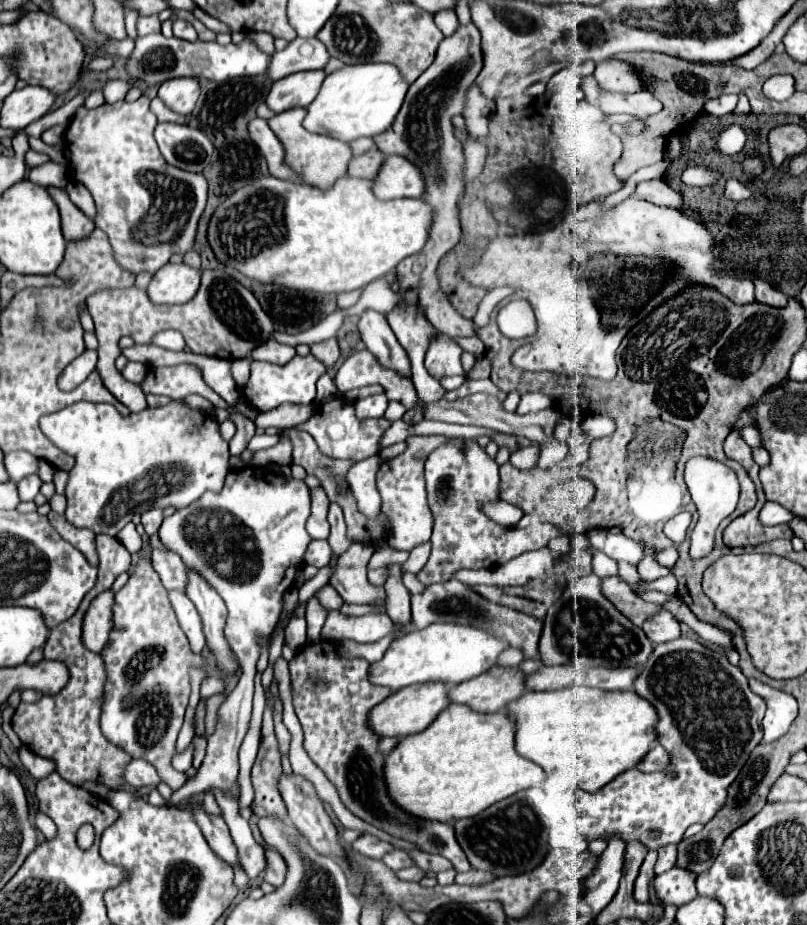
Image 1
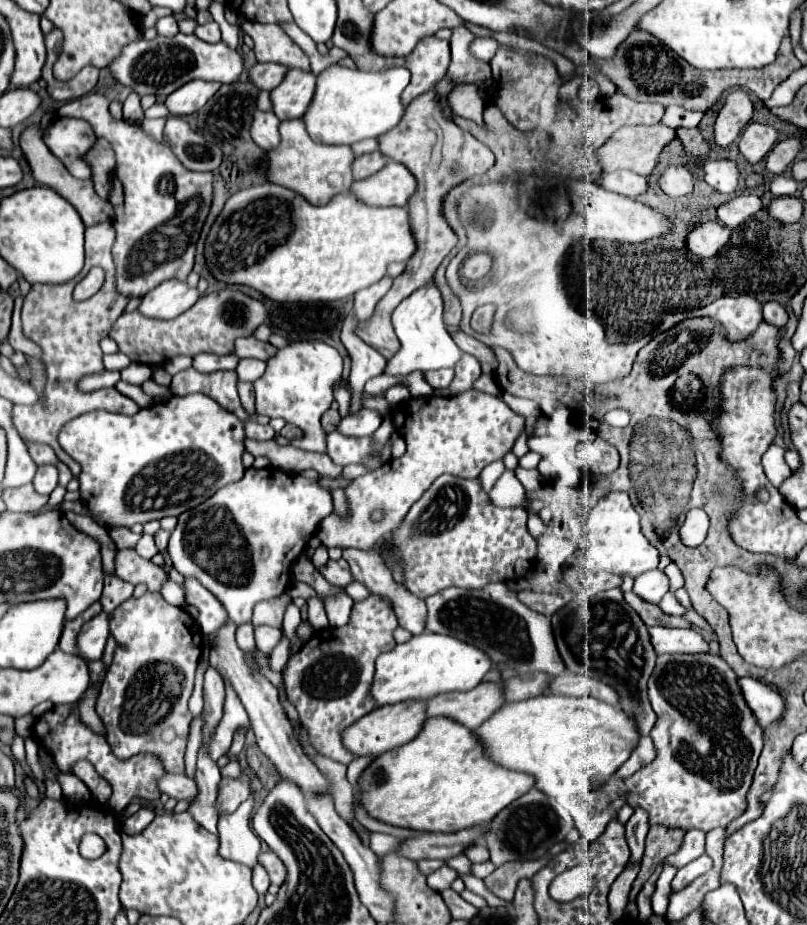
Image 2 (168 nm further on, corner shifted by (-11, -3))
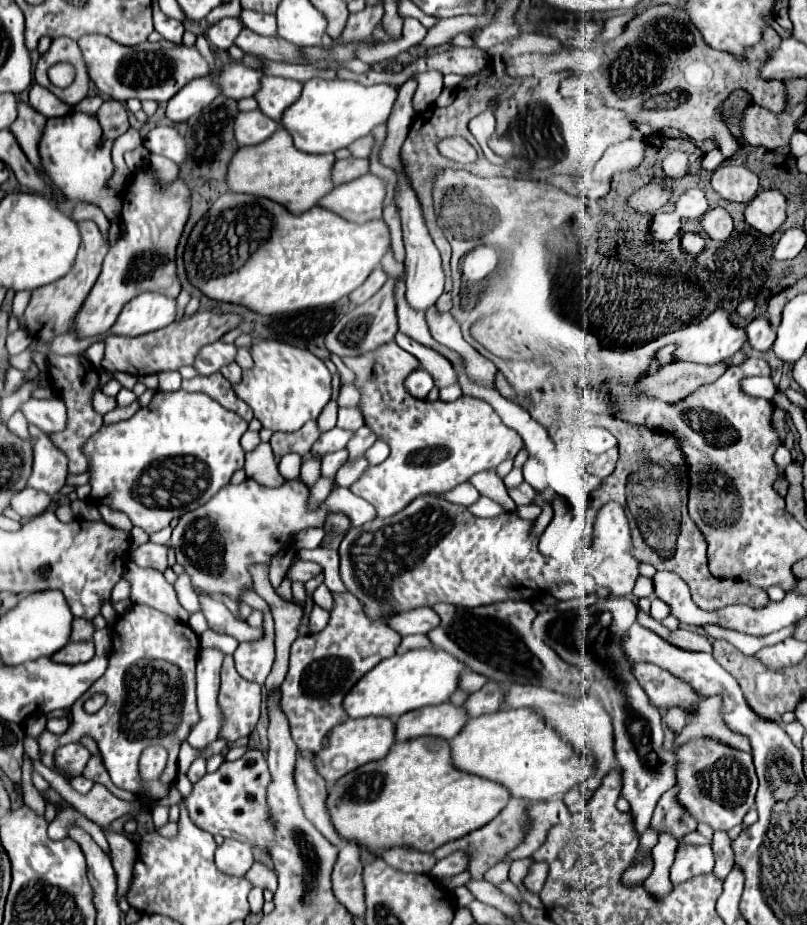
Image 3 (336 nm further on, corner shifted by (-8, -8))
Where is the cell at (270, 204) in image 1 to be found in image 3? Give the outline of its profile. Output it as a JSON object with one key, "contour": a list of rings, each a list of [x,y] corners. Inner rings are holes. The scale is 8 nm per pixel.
{"contour":[[[228,192],[220,196],[208,214],[194,226],[184,262],[188,280],[208,298],[242,304],[258,314],[284,314],[302,308],[330,306],[348,296],[364,284],[388,250],[390,230],[382,218],[356,224],[322,206],[314,206],[304,214],[292,214],[270,198]]]}

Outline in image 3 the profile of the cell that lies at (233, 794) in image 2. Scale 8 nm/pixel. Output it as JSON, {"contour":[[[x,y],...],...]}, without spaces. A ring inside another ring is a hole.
{"contour":[[[246,750],[246,754],[234,762],[222,762],[222,766],[206,774],[200,782],[192,786],[192,792],[184,798],[188,814],[192,822],[210,832],[220,834],[224,838],[236,838],[252,842],[268,850],[268,830],[264,830],[264,818],[268,818],[266,806],[266,786],[270,782],[268,764],[260,750]]]}

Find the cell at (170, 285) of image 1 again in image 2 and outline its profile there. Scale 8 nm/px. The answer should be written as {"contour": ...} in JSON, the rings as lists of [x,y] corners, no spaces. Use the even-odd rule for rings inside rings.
{"contour":[[[169,279],[143,295],[139,313],[151,319],[175,319],[195,305],[199,293],[195,287],[189,287],[183,281]]]}

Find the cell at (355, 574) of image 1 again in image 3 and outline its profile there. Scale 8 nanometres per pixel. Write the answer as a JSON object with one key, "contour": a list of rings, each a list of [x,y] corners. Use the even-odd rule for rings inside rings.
{"contour":[[[298,562],[288,570],[286,576],[292,578],[292,580],[298,580],[298,582],[308,582],[310,578],[314,578],[314,576],[318,576],[322,572],[324,572],[324,568],[320,564],[316,564],[316,562]]]}

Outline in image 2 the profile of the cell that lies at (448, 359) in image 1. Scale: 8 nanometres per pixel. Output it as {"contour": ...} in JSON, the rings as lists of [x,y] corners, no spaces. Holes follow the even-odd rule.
{"contour":[[[439,293],[439,313],[421,313],[421,311],[395,311],[393,313],[393,329],[401,343],[401,349],[387,361],[385,373],[387,375],[409,375],[413,371],[431,371],[453,367],[459,357],[463,355],[461,349],[455,345],[451,335],[443,323],[443,299]]]}

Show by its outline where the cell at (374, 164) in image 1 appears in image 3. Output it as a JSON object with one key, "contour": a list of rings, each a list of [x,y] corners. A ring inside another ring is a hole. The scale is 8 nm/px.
{"contour":[[[348,158],[348,160],[338,160],[332,176],[334,176],[334,184],[346,184],[350,180],[356,180],[364,174],[370,172],[370,160],[362,160],[362,158]]]}

